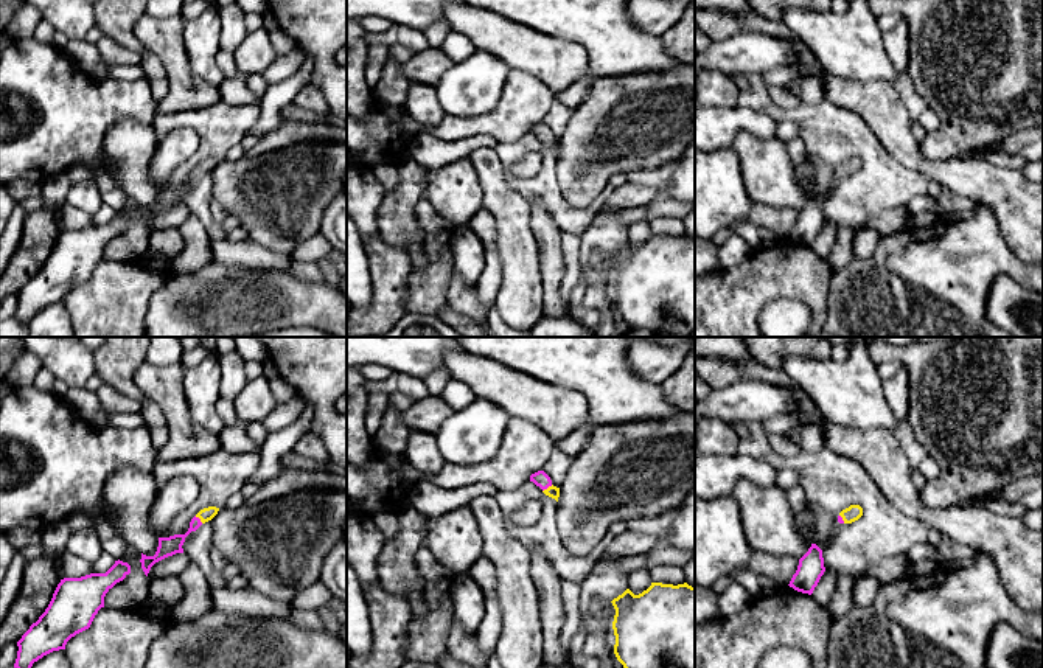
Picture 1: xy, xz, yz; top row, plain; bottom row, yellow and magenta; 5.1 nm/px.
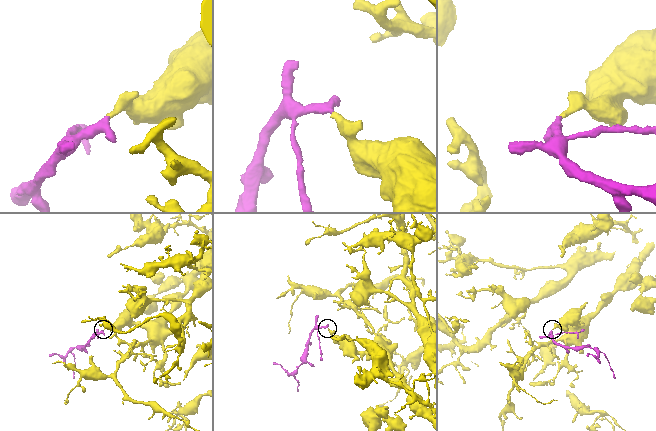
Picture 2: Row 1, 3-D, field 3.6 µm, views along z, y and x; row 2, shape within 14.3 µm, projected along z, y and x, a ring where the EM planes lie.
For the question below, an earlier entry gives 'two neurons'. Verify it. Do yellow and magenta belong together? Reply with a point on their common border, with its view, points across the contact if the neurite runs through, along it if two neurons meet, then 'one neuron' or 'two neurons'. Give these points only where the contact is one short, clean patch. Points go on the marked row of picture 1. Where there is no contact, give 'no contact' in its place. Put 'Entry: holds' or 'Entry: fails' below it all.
meets yellow in xz at (549, 487); runs through xz (552, 491), (549, 487), (540, 479); one neuron
Entry: fails

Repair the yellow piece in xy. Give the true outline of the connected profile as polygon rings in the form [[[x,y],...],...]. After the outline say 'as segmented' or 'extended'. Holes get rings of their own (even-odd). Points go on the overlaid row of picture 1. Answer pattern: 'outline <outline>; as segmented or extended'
outline [[[208,506],[208,508],[204,508],[201,510],[190,522],[190,528],[185,534],[174,534],[174,536],[169,536],[169,538],[159,538],[159,547],[157,547],[157,551],[154,556],[146,556],[141,553],[141,569],[145,572],[145,575],[148,576],[151,567],[168,558],[168,556],[173,556],[176,553],[183,553],[183,542],[185,542],[185,538],[191,533],[191,531],[196,531],[202,524],[211,520],[216,514],[218,514],[219,508],[216,506]]]; extended

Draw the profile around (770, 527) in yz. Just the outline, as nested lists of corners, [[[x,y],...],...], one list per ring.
[[[738,480],[731,492],[743,519],[745,534],[754,553],[802,558],[811,544],[805,542],[787,494],[780,488],[762,488]]]

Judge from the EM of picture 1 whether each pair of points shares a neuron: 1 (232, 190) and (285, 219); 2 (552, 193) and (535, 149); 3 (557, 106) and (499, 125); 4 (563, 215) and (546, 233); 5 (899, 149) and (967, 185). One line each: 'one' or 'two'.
1: one
2: one
3: two
4: two
5: one

